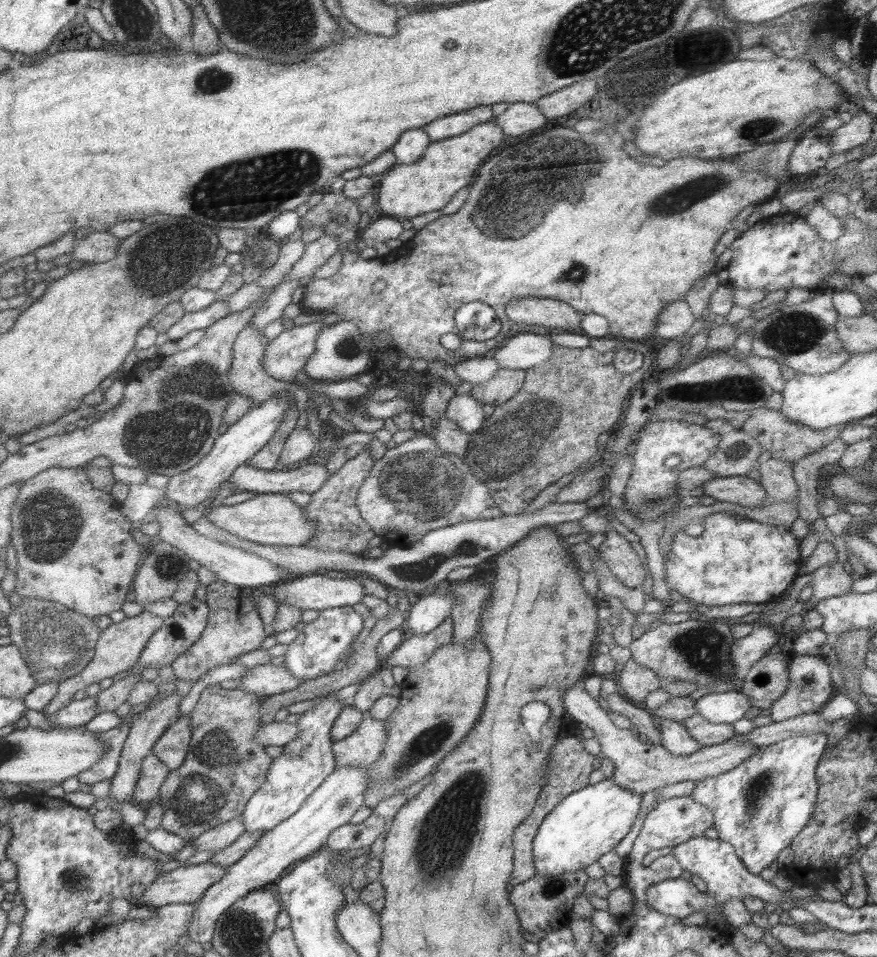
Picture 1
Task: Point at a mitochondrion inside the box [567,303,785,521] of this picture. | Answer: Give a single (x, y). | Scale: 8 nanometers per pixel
(741, 390)

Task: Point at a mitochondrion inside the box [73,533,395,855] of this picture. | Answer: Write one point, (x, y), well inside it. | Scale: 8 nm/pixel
(199, 798)

